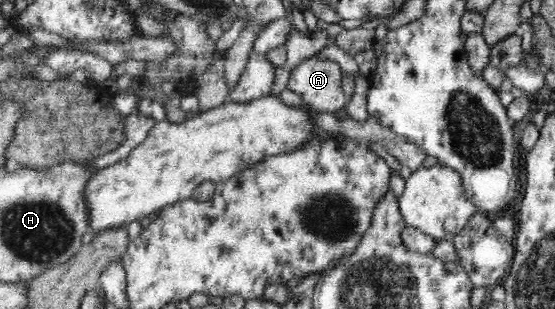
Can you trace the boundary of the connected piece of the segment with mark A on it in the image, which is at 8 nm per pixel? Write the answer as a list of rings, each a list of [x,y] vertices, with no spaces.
[[[313,55],[289,72],[286,89],[301,96],[311,109],[335,113],[348,106],[341,79],[342,70],[337,62]]]

